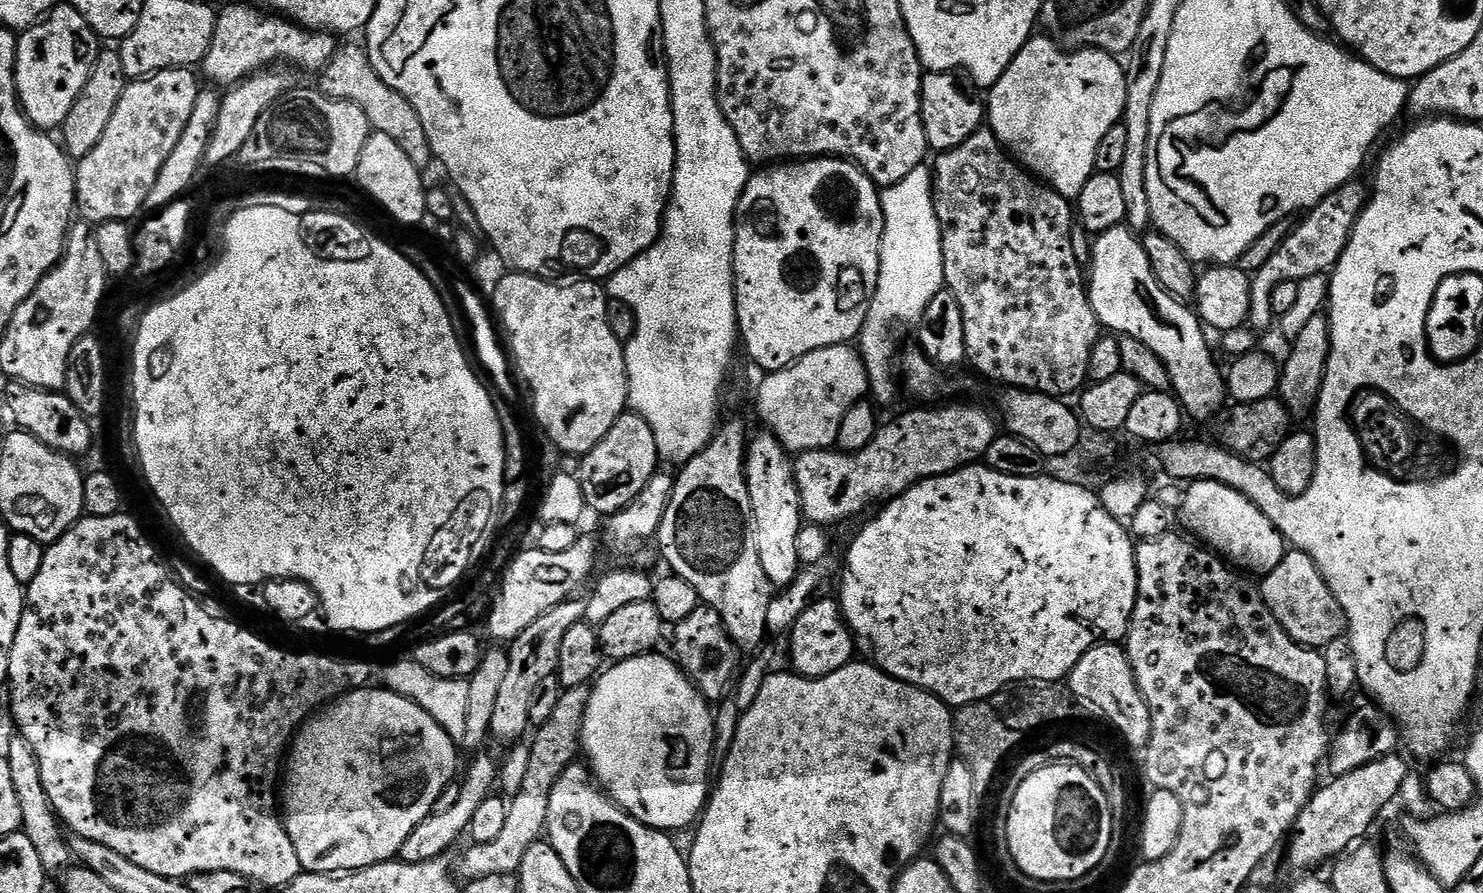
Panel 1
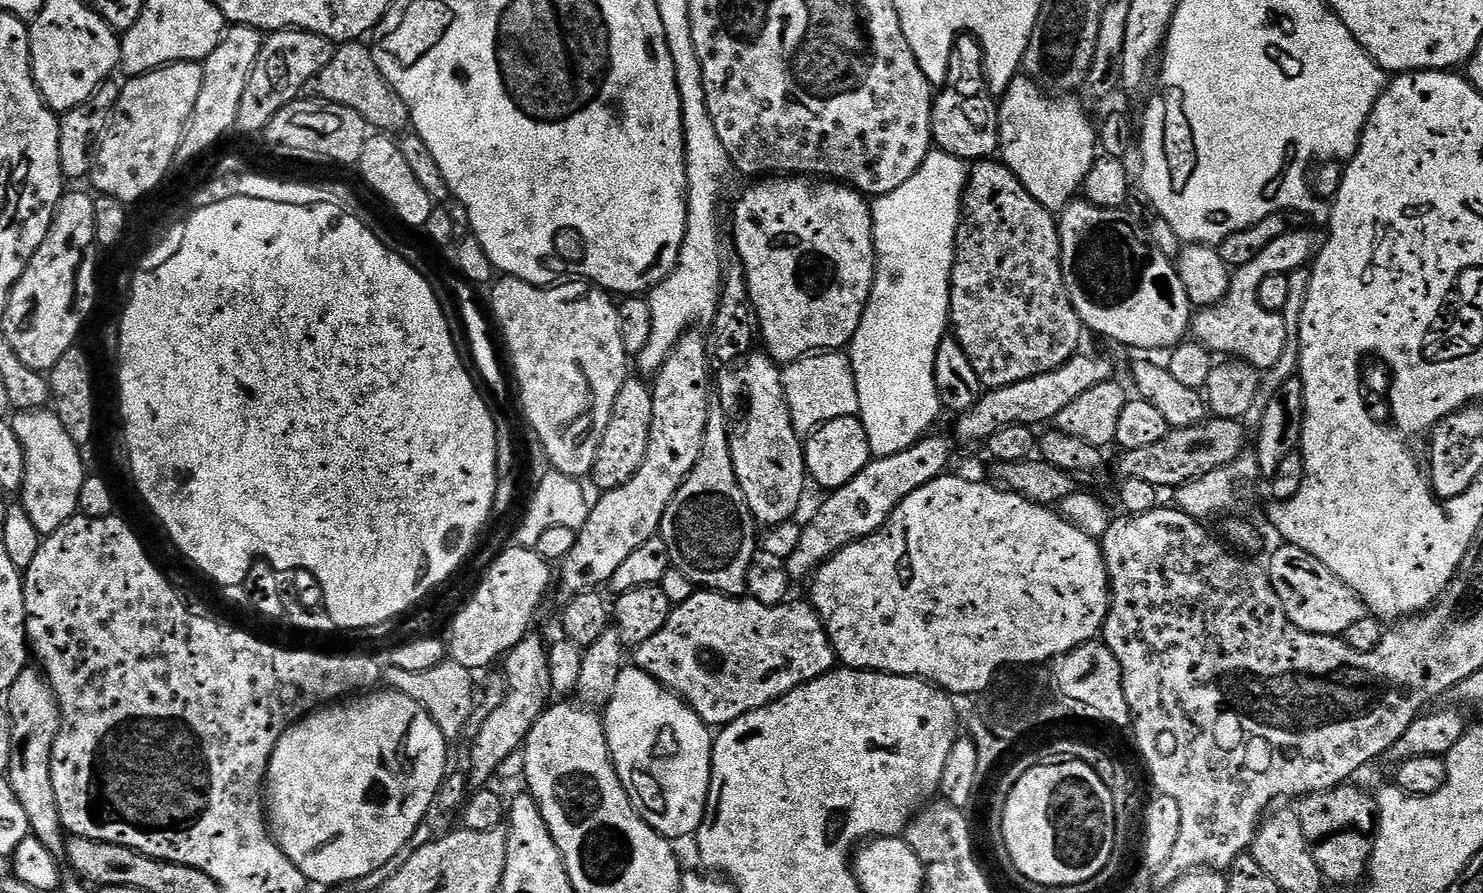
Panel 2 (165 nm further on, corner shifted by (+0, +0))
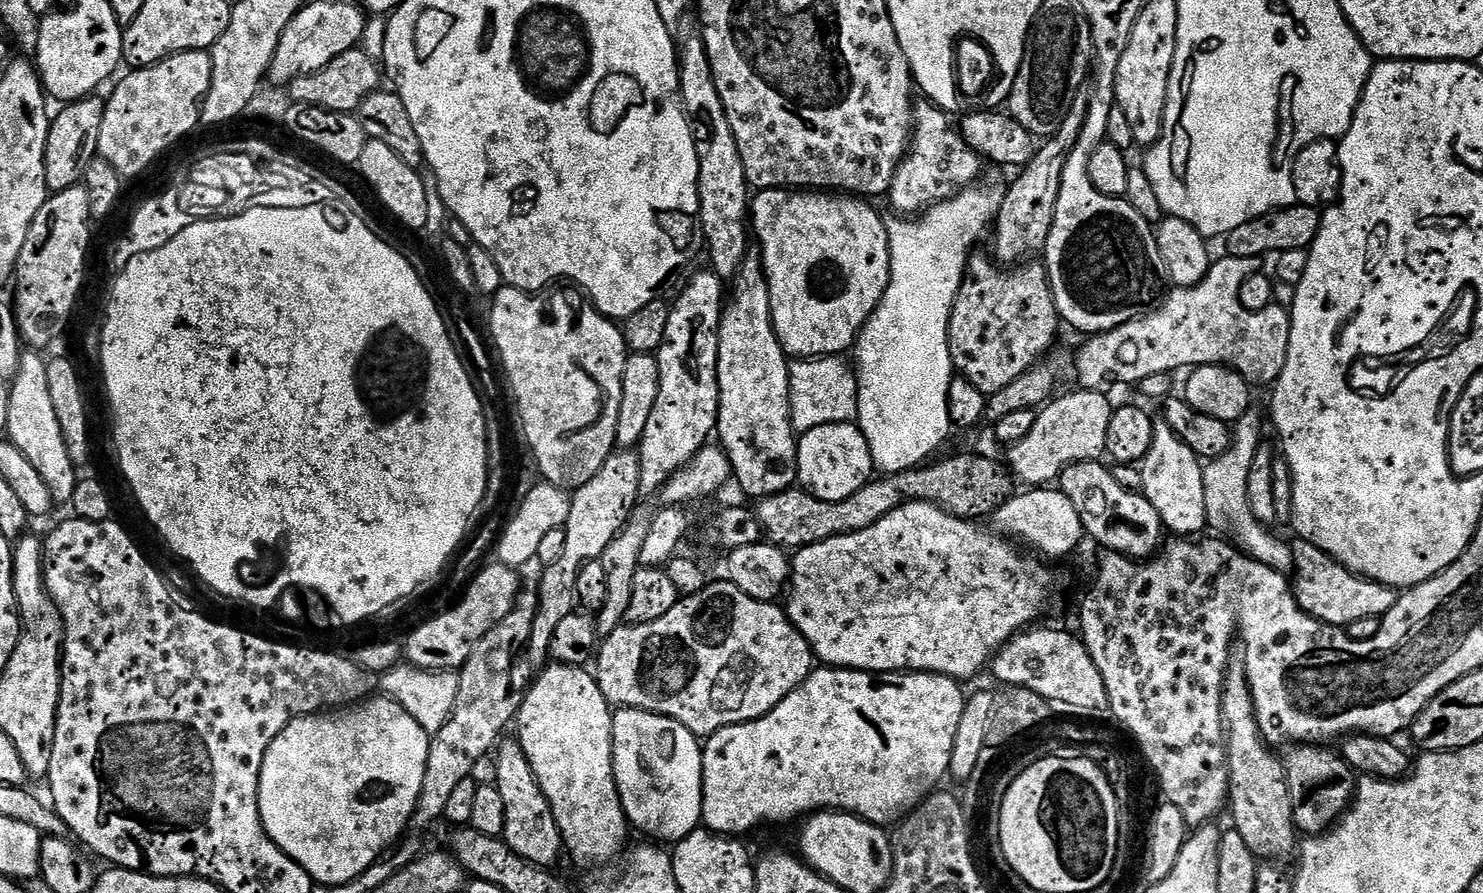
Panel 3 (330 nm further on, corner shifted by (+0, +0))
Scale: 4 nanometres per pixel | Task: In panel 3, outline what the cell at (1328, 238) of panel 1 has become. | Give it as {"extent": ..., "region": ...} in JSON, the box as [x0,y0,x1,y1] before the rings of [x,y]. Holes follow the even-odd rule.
{"extent":[1076,256,1290,392],"region":[[[1221,256],[1206,278],[1193,288],[1173,287],[1159,307],[1139,320],[1131,320],[1109,332],[1089,335],[1085,339],[1088,341],[1076,352],[1076,380],[1080,383],[1077,385],[1085,392],[1104,392],[1111,384],[1136,384],[1163,372],[1176,372],[1179,368],[1191,370],[1207,364],[1235,368],[1252,386],[1275,385],[1290,350],[1289,309],[1273,306],[1257,312],[1246,310],[1238,298],[1238,290],[1250,274],[1261,271],[1261,261]]]}

